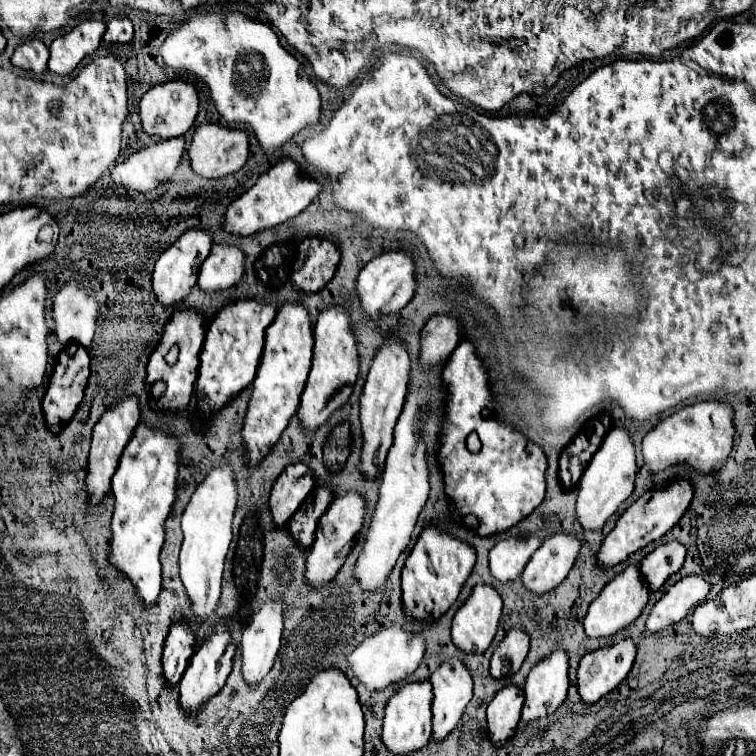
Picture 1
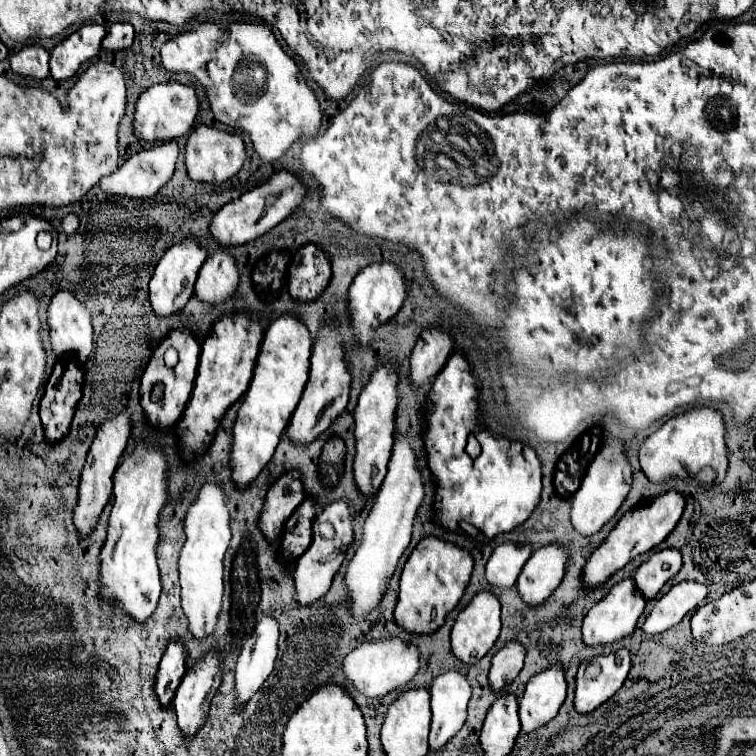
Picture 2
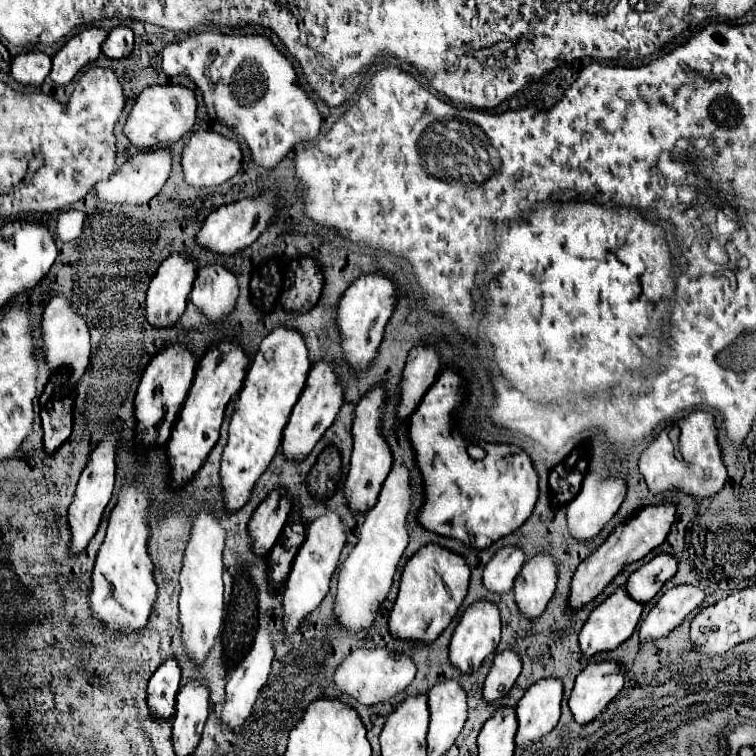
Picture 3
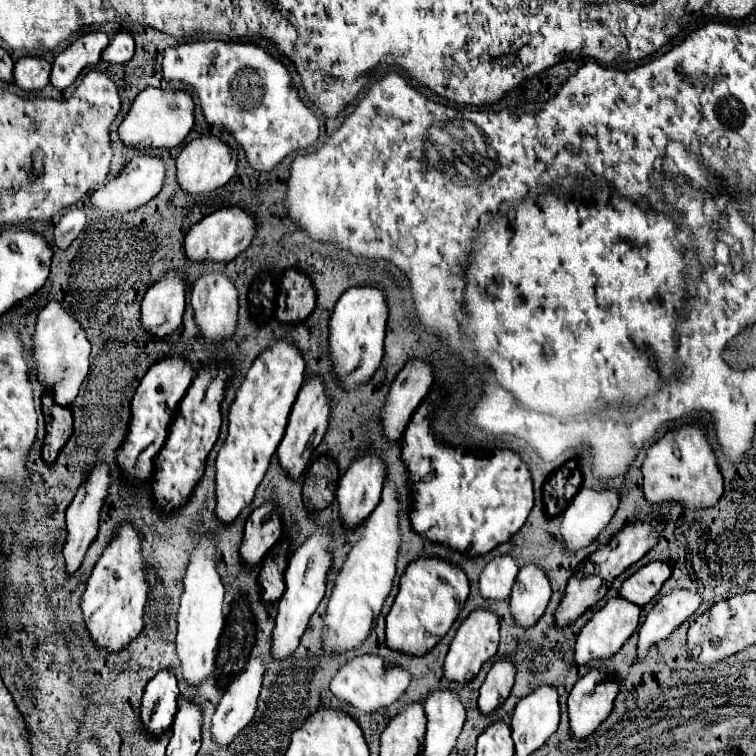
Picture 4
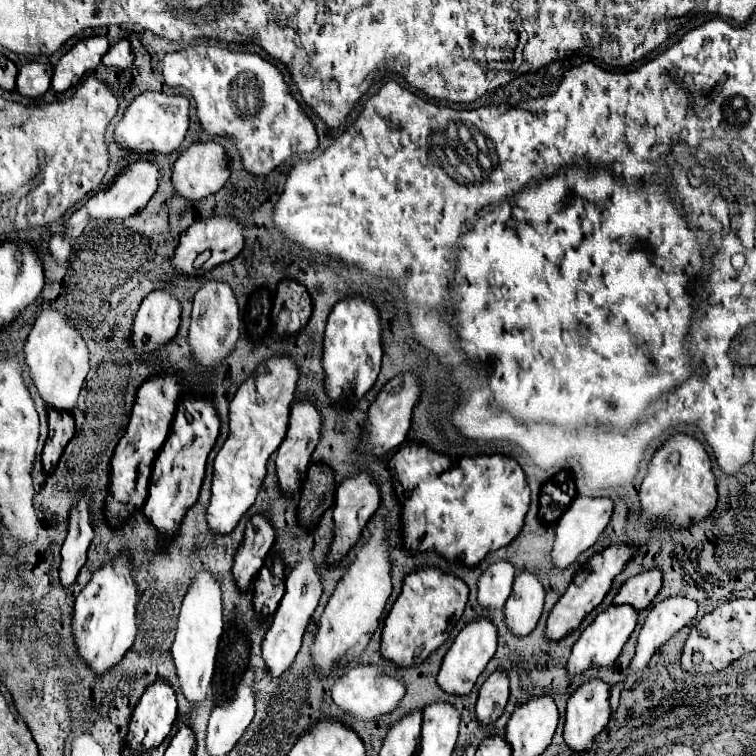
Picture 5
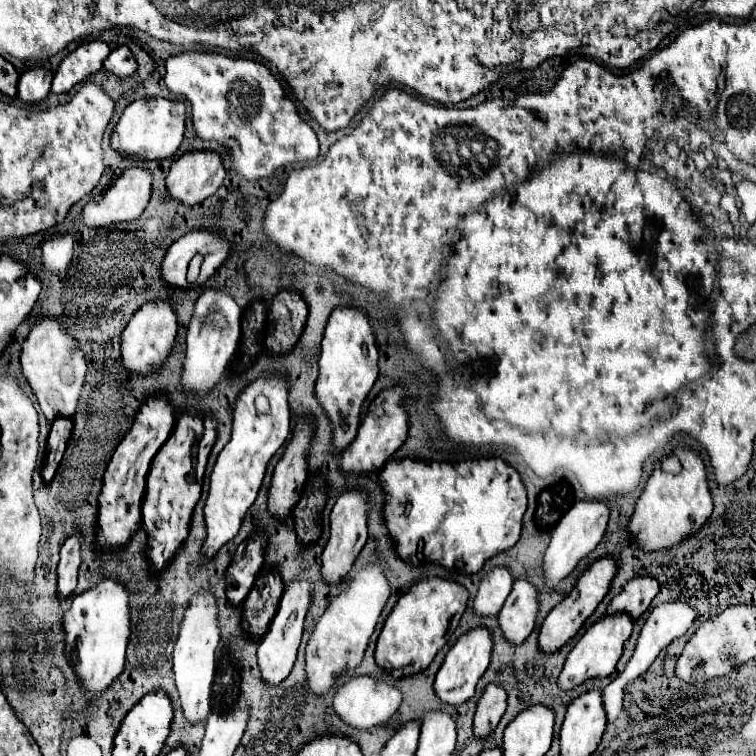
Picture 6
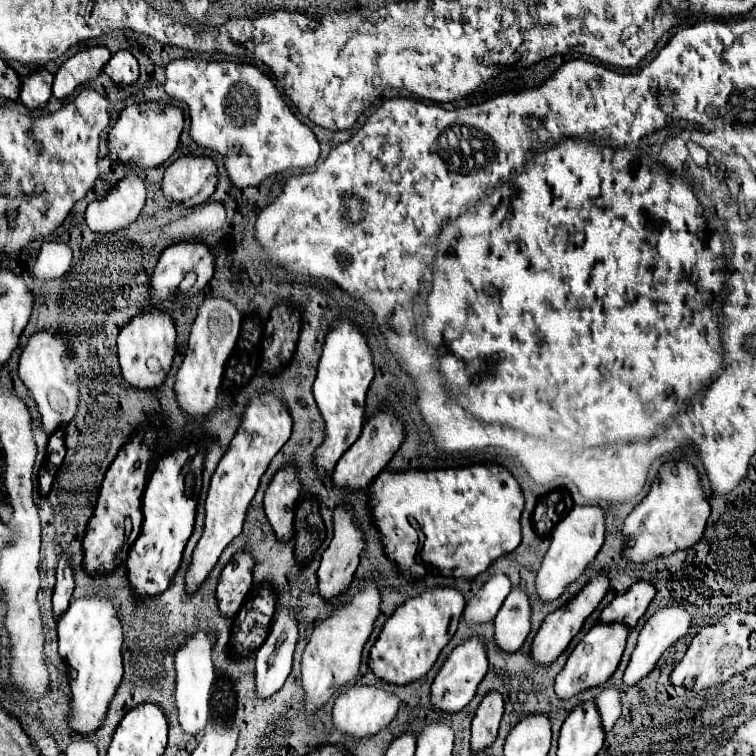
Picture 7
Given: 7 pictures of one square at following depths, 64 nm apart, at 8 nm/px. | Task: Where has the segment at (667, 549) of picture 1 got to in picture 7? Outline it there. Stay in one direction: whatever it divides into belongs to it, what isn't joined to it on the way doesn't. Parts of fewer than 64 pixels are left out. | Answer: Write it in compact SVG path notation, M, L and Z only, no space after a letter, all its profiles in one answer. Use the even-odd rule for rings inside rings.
M644 580L638 584L632 584L628 592L624 592L624 598L614 598L604 610L600 620L602 622L622 622L628 628L634 628L636 622L642 618L646 608L656 596L656 588Z

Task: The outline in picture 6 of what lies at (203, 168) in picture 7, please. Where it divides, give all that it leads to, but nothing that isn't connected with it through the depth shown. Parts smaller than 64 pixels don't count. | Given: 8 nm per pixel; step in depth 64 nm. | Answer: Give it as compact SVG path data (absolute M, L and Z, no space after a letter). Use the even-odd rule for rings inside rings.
M192 150L182 154L166 178L168 192L182 204L198 204L212 196L224 182L226 170L216 150Z

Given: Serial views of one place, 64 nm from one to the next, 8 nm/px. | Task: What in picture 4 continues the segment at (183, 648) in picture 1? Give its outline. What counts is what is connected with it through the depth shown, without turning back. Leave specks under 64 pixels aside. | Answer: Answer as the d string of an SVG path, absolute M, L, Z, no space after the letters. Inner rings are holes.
M170 668L160 670L146 686L140 718L152 734L162 734L170 728L178 708L178 682Z

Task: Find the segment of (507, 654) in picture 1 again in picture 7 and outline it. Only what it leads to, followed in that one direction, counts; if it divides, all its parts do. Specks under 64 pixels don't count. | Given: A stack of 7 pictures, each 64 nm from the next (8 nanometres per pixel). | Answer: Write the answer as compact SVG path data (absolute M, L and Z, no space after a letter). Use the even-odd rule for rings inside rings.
M488 692L484 696L484 700L480 702L476 716L472 720L472 750L482 750L488 744L492 744L492 740L498 734L498 724L502 720L502 712L504 712L504 698L500 692Z

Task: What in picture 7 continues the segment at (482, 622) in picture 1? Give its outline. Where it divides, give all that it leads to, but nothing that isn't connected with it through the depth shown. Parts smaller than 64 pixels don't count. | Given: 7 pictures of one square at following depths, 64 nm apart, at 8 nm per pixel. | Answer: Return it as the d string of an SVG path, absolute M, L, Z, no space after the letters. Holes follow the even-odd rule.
M478 636L464 640L460 646L456 646L452 650L452 654L446 658L444 666L436 674L436 678L432 682L432 704L444 712L458 712L474 698L476 688L478 688L480 680L484 678L486 670L488 670L486 644Z

